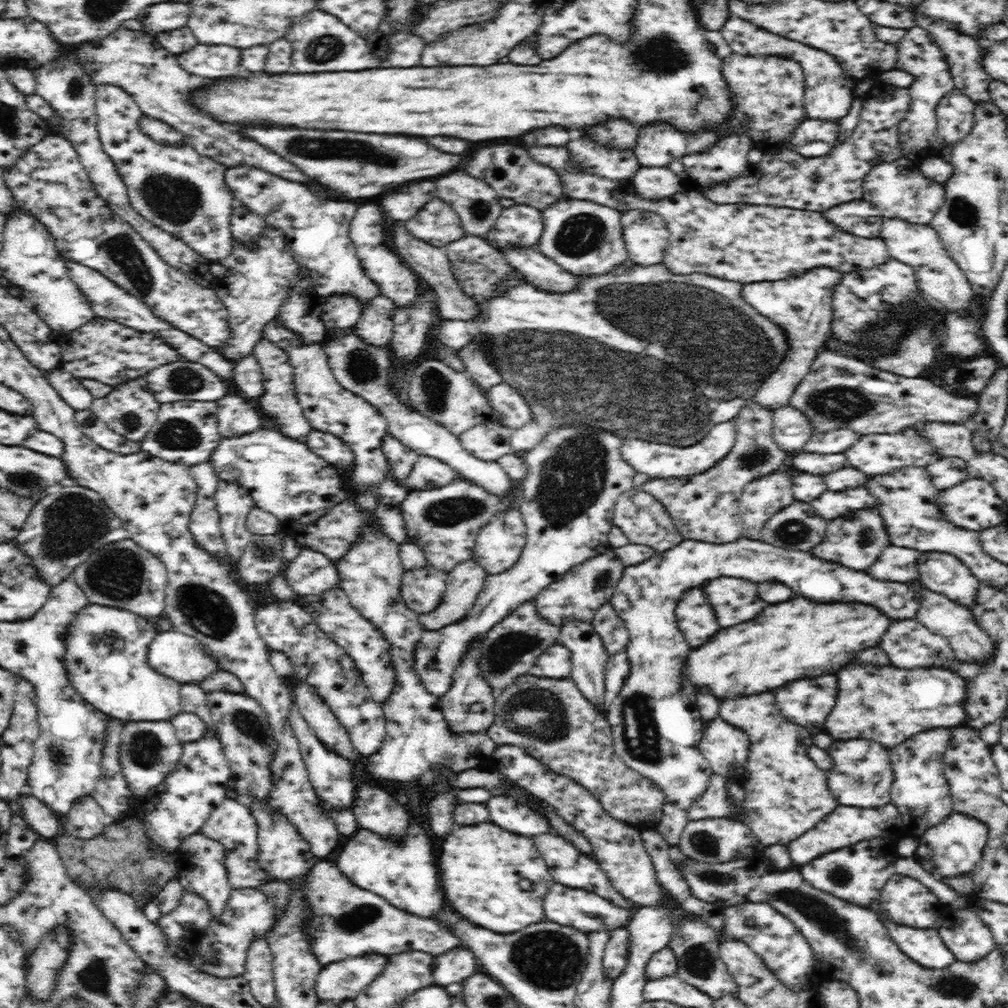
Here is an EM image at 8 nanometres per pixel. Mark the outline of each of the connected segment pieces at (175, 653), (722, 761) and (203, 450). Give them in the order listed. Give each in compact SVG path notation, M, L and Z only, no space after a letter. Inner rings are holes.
M178 631L160 632L149 644L147 650L148 664L160 674L168 676L181 683L196 683L219 670L217 660L210 656L210 651L193 636Z
M720 718L710 720L710 724L704 724L703 737L698 747L708 760L713 774L727 780L730 774L734 778L742 777L750 750L750 738L742 730Z
M180 400L160 405L156 424L148 435L140 441L140 450L166 461L176 461L185 465L208 461L212 452L223 440L218 434L215 401Z

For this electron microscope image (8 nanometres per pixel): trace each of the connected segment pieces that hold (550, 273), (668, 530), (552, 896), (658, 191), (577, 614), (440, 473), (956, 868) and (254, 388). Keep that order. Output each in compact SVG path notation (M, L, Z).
M508 248L500 250L506 260L524 274L524 278L536 288L544 288L548 292L570 292L576 288L578 278L570 272L564 272L552 259L544 256L534 248Z
M632 487L617 498L613 510L613 526L620 528L632 544L646 545L658 553L670 550L685 538L676 530L665 506L641 488Z
M554 884L548 890L548 894L544 898L544 914L548 918L547 921L572 927L584 933L601 931L604 928L614 930L614 928L626 926L628 920L630 920L630 910L622 910L622 908L614 906L609 900L596 896L596 894L590 894L590 892L584 892L584 890L566 888L562 884Z
M640 168L634 174L634 188L642 198L658 200L682 192L678 176L668 168Z
M612 548L604 554L598 554L569 571L558 581L552 581L535 596L537 613L550 624L562 626L566 620L579 620L591 624L595 612L612 598L615 586L620 582L626 566L617 557Z
M422 455L416 460L414 470L406 480L406 486L410 490L435 489L444 486L444 484L450 484L454 478L458 478L458 476L451 466L436 460L436 458L428 458L428 456Z
M953 812L944 822L923 832L914 858L938 878L964 876L968 872L973 872L981 861L986 842L988 842L988 827L985 824L978 819Z
M254 354L234 362L235 391L246 398L260 398L264 394L262 369Z

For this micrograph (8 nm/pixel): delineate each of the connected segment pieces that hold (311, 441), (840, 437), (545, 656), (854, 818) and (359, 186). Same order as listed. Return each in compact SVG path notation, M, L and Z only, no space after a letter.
M314 429L308 434L305 443L313 453L326 459L331 465L339 469L348 466L353 468L355 461L353 460L353 452L340 438Z
M850 429L833 432L814 433L803 446L803 452L818 452L818 454L840 454L846 452L852 444L858 442L858 435Z
M558 642L536 658L528 674L540 678L564 679L571 676L571 670L571 652Z
M892 804L879 808L857 808L838 806L832 814L828 814L812 832L800 836L798 840L788 844L790 858L796 864L808 864L811 860L822 856L823 854L835 852L836 850L847 848L858 842L883 837L891 830L892 826L900 824L901 813Z
M244 128L244 136L252 136L252 140L264 144L272 152L284 156L292 164L296 164L304 174L316 178L320 184L338 192L344 198L368 198L374 194L382 194L384 186L390 190L394 184L404 184L420 178L432 178L438 174L446 174L458 168L464 160L462 154L444 154L428 144L426 138L420 136L368 136L356 132L320 132L320 130L300 130L300 128Z

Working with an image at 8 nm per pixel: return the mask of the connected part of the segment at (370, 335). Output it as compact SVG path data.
M382 294L373 299L355 326L356 335L372 346L388 346L393 337L392 317L396 309L396 305Z

